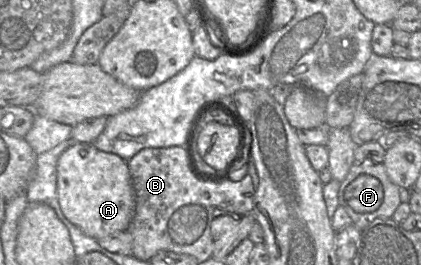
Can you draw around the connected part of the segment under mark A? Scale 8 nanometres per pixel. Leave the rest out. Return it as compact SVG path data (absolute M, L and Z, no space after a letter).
M77 142L64 150L57 161L57 194L58 202L64 216L76 227L78 227L85 235L94 239L99 239L108 236L109 234L116 231L126 231L129 228L131 220L135 211L135 193L132 185L131 175L127 165L127 161L122 159L120 156L104 152L93 146L91 143Z

